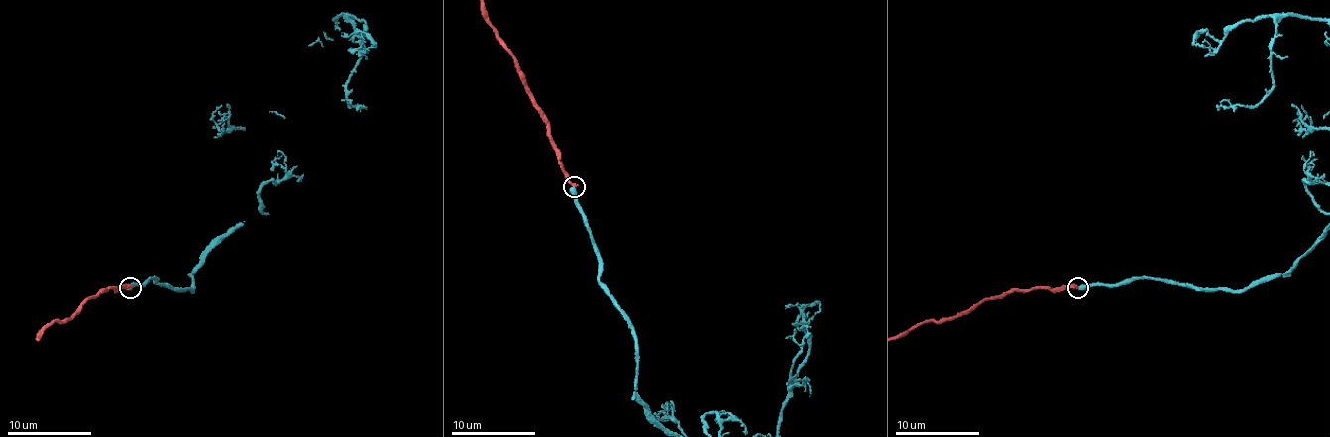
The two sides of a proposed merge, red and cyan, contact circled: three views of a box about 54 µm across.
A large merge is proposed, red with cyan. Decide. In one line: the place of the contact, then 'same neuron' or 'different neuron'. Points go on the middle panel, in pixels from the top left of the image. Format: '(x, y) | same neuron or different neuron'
(574, 186) | different neuron

